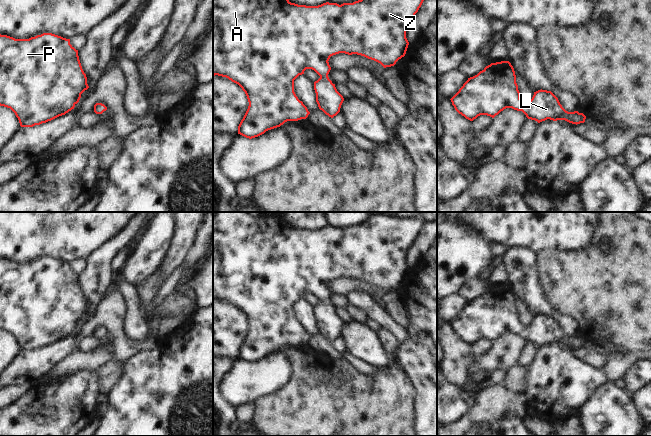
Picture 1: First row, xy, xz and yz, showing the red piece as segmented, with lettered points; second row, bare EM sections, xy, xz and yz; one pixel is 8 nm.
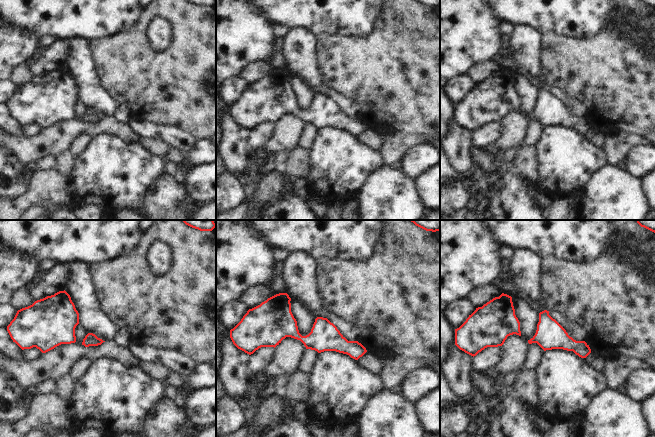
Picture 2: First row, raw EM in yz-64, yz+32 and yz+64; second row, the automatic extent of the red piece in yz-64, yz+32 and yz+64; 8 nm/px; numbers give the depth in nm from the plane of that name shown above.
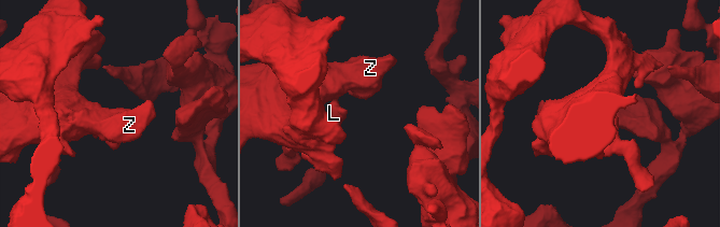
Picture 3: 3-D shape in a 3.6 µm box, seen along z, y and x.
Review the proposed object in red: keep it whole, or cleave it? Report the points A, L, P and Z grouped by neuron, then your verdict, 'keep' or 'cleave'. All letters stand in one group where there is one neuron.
groups A L P Z; keep

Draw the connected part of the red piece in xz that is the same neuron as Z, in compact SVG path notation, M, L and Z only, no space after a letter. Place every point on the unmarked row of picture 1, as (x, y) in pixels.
M215 212L213 214L213 300L218 299L226 301L232 306L238 308L245 316L249 326L248 333L238 350L238 358L252 363L264 358L268 354L280 351L287 345L306 343L310 336L303 326L298 323L294 316L294 304L299 299L304 298L306 293L312 293L320 300L320 302L314 306L316 326L319 333L331 342L336 340L340 336L344 322L337 315L335 308L333 308L328 301L328 298L331 294L328 286L330 281L339 277L345 277L348 279L357 278L380 287L384 292L394 290L396 286L406 278L409 269L409 266L406 262L406 253L421 231L424 222L425 221L421 217L399 219L397 217L389 217L387 215L370 215L364 222L353 227L343 227L339 229L337 227L326 226L318 230L306 230L291 227L284 220L283 216L253 216L248 212Z

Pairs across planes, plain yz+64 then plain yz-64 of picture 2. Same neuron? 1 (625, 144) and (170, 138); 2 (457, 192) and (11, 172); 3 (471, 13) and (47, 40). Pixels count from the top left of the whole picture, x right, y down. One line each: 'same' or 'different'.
1: different
2: same
3: different

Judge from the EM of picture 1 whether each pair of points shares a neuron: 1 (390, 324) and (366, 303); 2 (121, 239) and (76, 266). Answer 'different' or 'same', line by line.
1: same
2: different

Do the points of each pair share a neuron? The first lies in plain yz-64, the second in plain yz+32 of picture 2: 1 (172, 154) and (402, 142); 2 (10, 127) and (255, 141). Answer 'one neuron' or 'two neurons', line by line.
1: one neuron
2: two neurons

